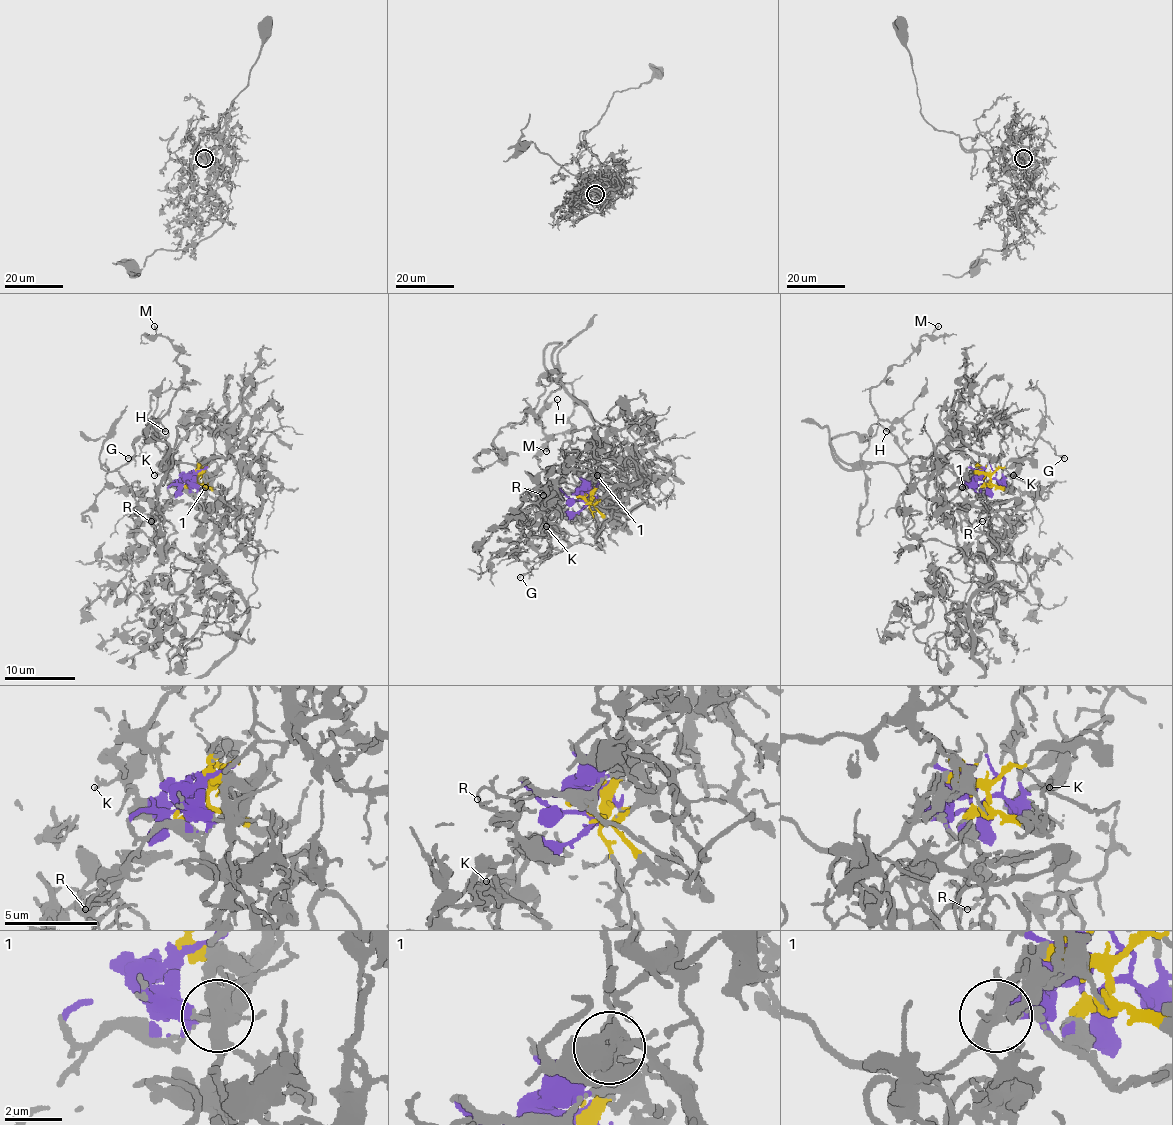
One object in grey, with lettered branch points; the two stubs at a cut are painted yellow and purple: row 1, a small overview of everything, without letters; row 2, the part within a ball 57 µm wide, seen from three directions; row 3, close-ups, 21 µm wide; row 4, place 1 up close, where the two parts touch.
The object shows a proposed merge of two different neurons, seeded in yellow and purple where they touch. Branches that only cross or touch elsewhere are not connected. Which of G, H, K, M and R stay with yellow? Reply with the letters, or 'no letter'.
H, M

